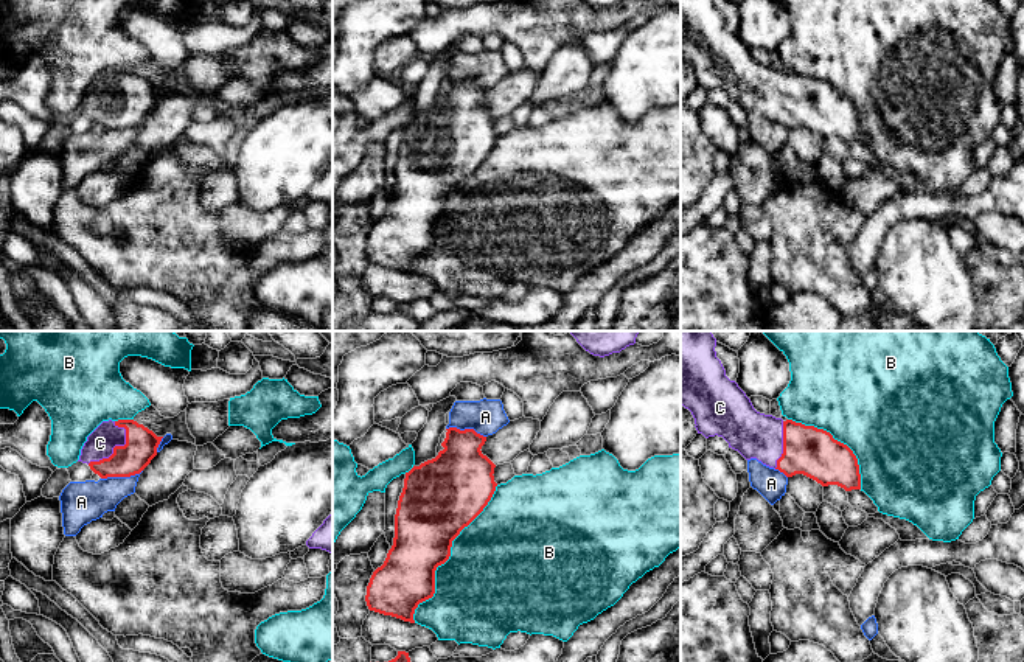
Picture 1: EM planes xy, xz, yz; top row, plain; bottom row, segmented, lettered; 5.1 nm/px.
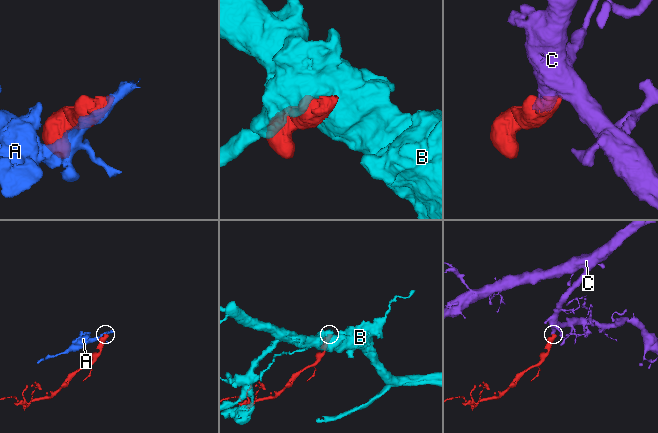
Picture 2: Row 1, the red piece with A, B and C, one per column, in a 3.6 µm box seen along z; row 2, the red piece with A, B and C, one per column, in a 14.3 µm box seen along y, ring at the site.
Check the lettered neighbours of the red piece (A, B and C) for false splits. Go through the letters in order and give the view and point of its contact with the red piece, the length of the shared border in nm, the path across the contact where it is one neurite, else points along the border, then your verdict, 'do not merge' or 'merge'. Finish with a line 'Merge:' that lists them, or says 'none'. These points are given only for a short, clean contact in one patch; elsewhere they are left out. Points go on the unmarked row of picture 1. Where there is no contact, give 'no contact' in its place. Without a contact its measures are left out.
A: contact xy (121, 128); length 220 nm; border xy (142, 121), (129, 128), (107, 128), (101, 131); do not merge
B: contact xz (449, 207); length 850 nm; do not merge
C: contact xy (114, 103); length 280 nm; way xy (140, 100), (114, 103), (100, 95); merge
Merge: C

